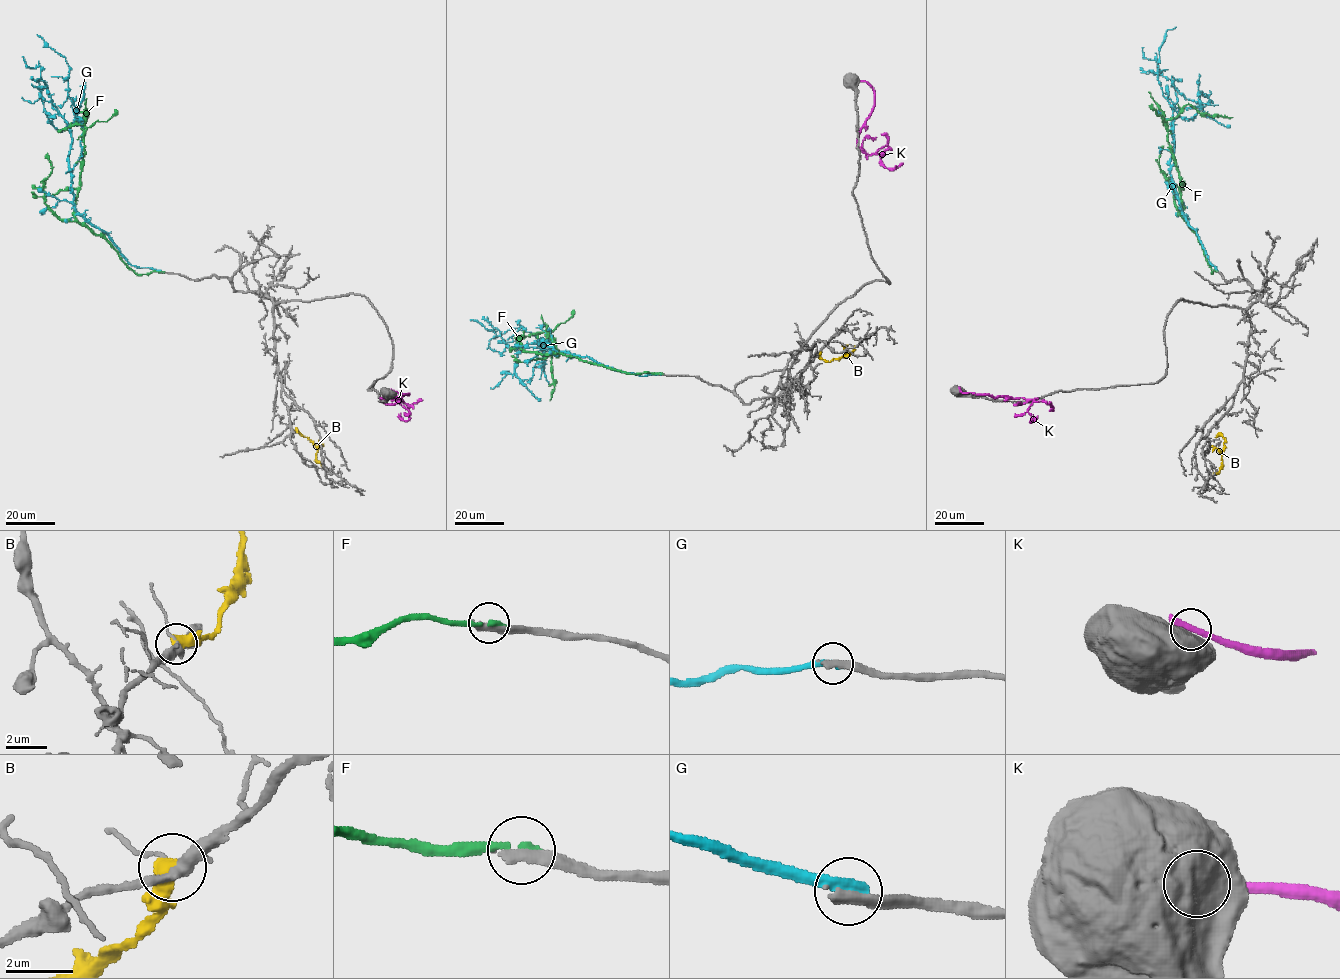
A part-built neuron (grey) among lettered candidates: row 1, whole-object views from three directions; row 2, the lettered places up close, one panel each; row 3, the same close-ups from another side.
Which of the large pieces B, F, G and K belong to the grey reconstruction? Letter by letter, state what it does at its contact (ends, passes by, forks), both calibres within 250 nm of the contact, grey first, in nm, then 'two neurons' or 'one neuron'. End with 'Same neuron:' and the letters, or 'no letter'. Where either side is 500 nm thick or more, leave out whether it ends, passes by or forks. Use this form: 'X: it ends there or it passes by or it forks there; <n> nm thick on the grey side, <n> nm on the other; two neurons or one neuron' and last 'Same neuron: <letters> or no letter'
B: 300 nm thick on the grey side, 550 nm on the other; two neurons
F: it ends there; 400 nm thick on the grey side, 240 nm on the other; two neurons
G: it ends there; 380 nm thick on the grey side, 400 nm on the other; two neurons
K: 1100 nm thick on the grey side, 440 nm on the other; two neurons
Same neuron: no letter

